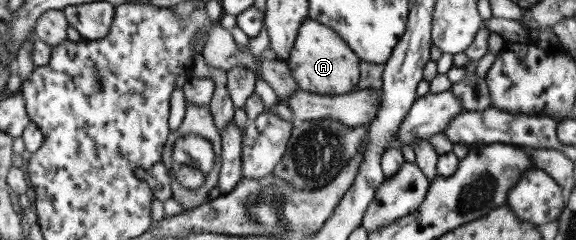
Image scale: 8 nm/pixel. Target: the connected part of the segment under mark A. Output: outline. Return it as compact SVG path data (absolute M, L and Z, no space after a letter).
M310 18L303 21L303 32L299 32L299 40L295 40L295 52L291 52L291 60L285 62L299 90L309 93L341 95L350 92L358 83L360 60L333 29Z

